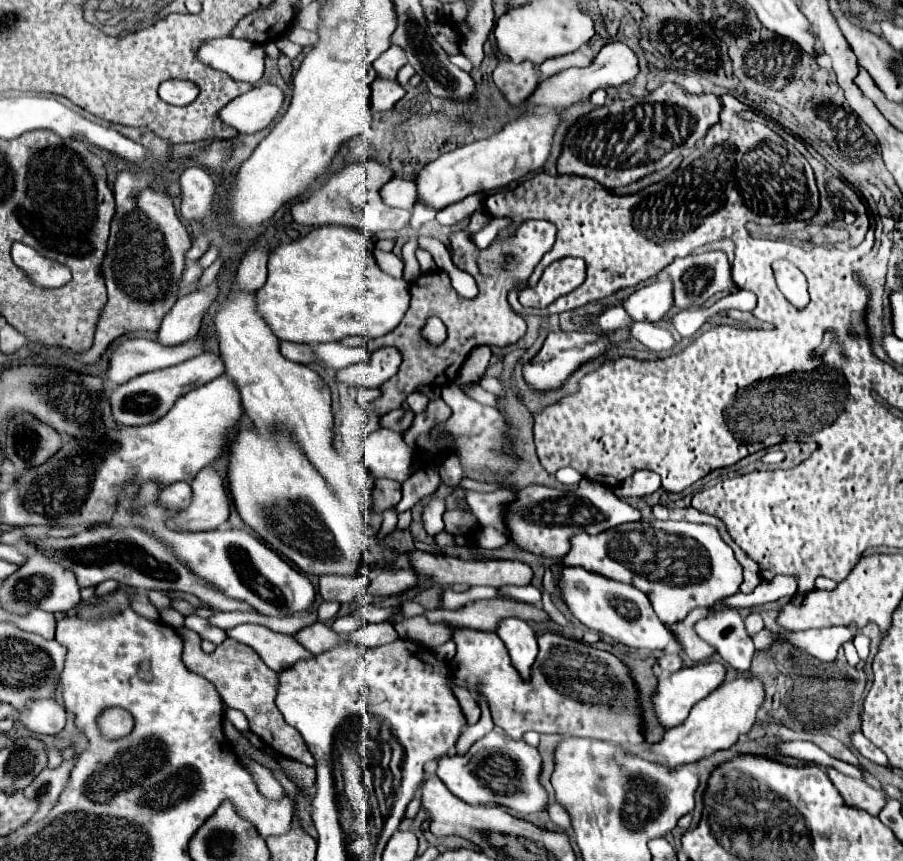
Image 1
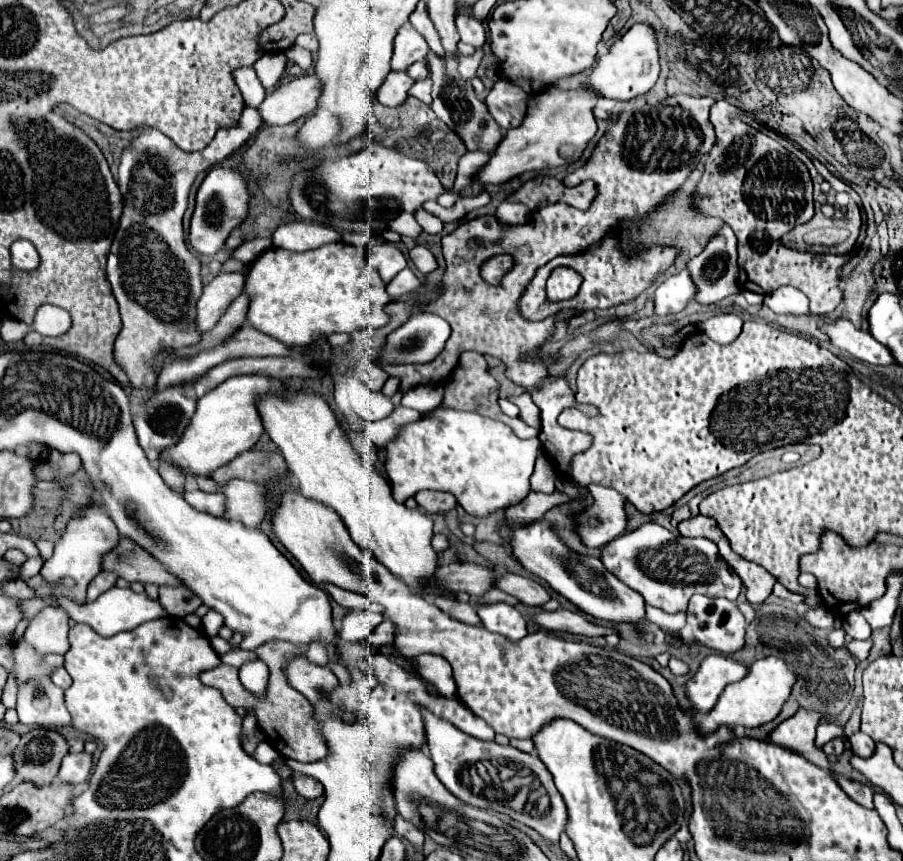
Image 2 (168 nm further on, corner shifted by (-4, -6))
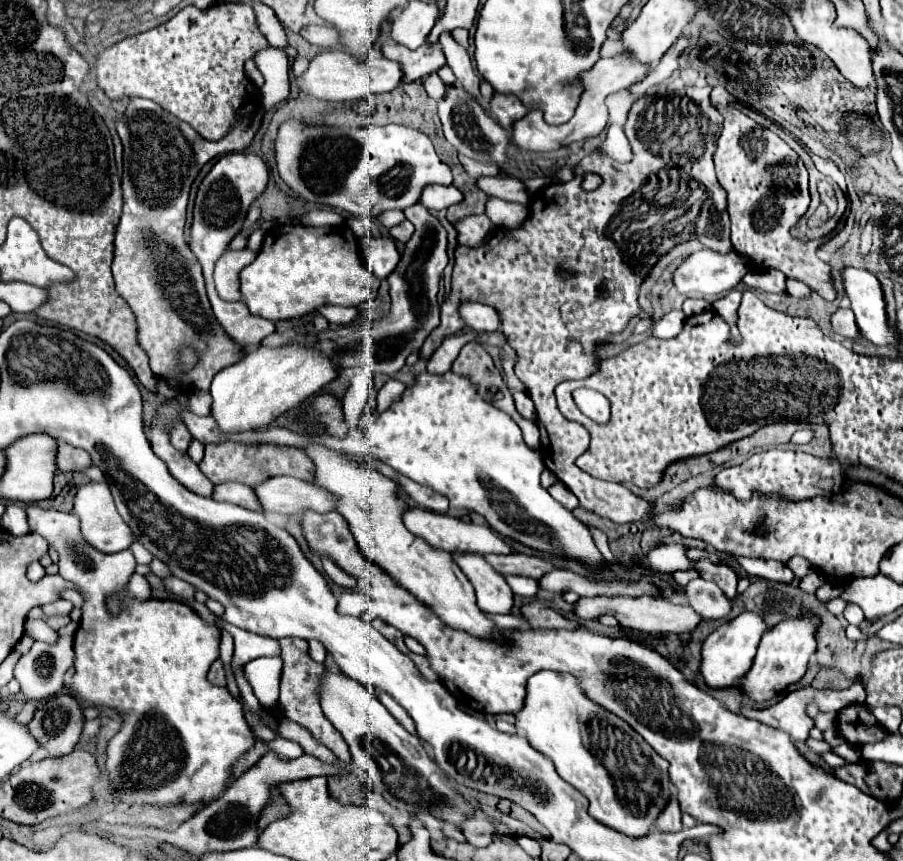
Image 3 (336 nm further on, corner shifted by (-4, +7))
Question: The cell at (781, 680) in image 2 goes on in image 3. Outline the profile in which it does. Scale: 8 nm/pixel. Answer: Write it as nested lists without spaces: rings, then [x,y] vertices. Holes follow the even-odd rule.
[[[803,616],[799,620],[783,620],[775,628],[765,632],[759,642],[751,670],[739,682],[739,692],[743,696],[747,696],[749,700],[761,704],[761,702],[767,702],[767,700],[775,698],[777,694],[781,694],[789,684],[799,682],[807,670],[807,662],[809,662],[811,654],[817,648],[815,628],[817,628],[815,618]]]

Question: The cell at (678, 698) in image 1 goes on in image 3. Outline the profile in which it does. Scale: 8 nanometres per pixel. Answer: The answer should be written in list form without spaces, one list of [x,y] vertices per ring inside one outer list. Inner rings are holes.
[[[743,612],[735,620],[723,624],[721,628],[717,628],[701,646],[699,672],[705,680],[705,684],[709,688],[727,688],[731,684],[737,684],[747,674],[747,670],[751,668],[757,644],[759,644],[765,628],[767,626],[765,626],[763,618],[753,614],[753,612]]]

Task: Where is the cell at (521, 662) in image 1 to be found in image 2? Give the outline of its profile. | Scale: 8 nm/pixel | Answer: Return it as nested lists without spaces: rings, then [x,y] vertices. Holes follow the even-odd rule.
[[[491,603],[491,605],[479,605],[475,607],[475,611],[481,617],[483,627],[487,631],[505,635],[511,641],[519,641],[527,635],[527,621],[513,605]]]

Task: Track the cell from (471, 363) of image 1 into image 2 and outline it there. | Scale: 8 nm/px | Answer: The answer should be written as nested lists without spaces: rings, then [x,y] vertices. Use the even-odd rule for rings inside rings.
[[[465,351],[463,355],[459,355],[459,363],[455,367],[455,371],[451,371],[447,383],[445,383],[445,399],[441,403],[441,407],[451,407],[451,409],[463,409],[463,411],[479,411],[481,415],[497,415],[499,421],[507,423],[515,435],[519,439],[531,439],[531,437],[537,437],[539,429],[535,427],[529,427],[527,423],[523,423],[521,419],[511,419],[507,417],[501,407],[499,407],[499,383],[489,375],[489,369],[487,369],[487,363],[483,359],[481,353],[477,351]]]

